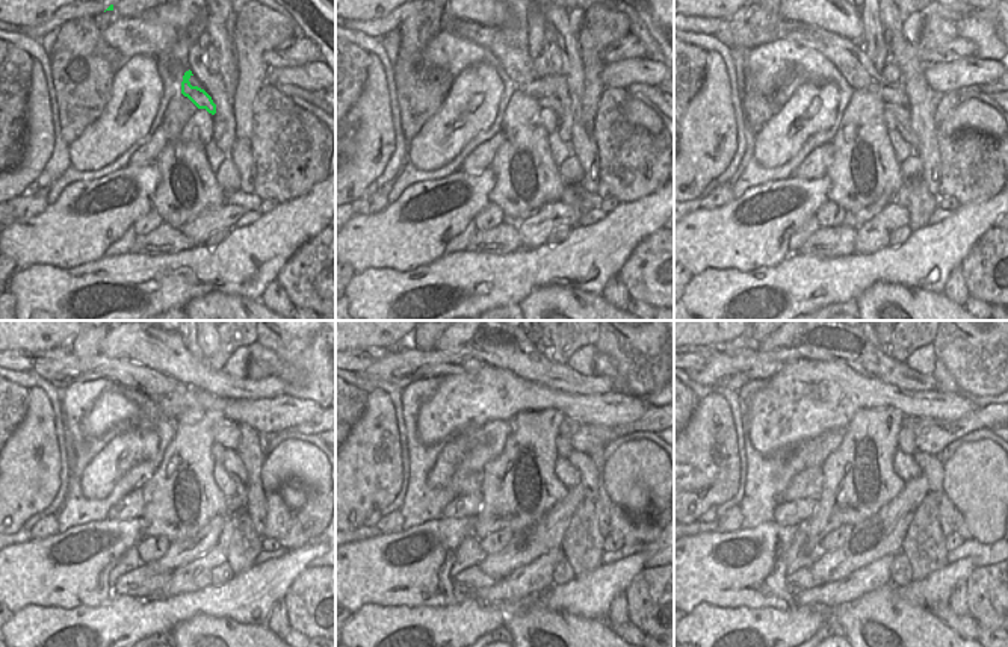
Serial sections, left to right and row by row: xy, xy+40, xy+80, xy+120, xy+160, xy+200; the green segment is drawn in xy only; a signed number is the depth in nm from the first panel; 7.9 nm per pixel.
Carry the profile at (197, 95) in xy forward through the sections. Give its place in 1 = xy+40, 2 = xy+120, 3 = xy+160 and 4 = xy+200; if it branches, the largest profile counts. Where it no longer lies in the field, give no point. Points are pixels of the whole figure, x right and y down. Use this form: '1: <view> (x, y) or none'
1: xy+40 (544, 102)
2: xy+120 (231, 461)
3: xy+160 (590, 473)
4: xy+200 (931, 467)

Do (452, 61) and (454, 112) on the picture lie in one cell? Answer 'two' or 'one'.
two

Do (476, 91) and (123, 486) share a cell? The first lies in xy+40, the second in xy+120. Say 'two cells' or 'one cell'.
two cells

